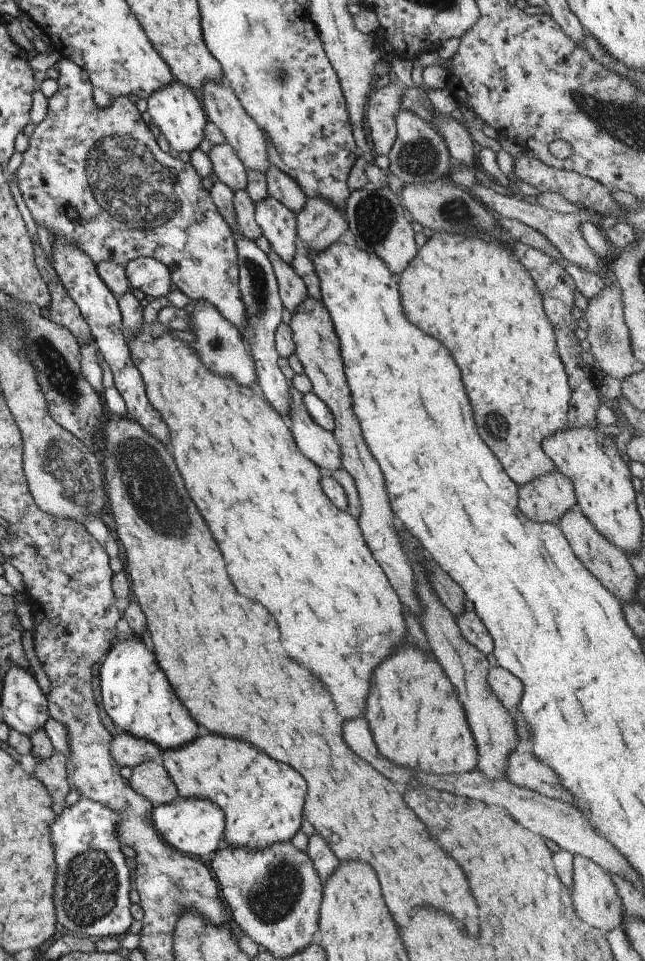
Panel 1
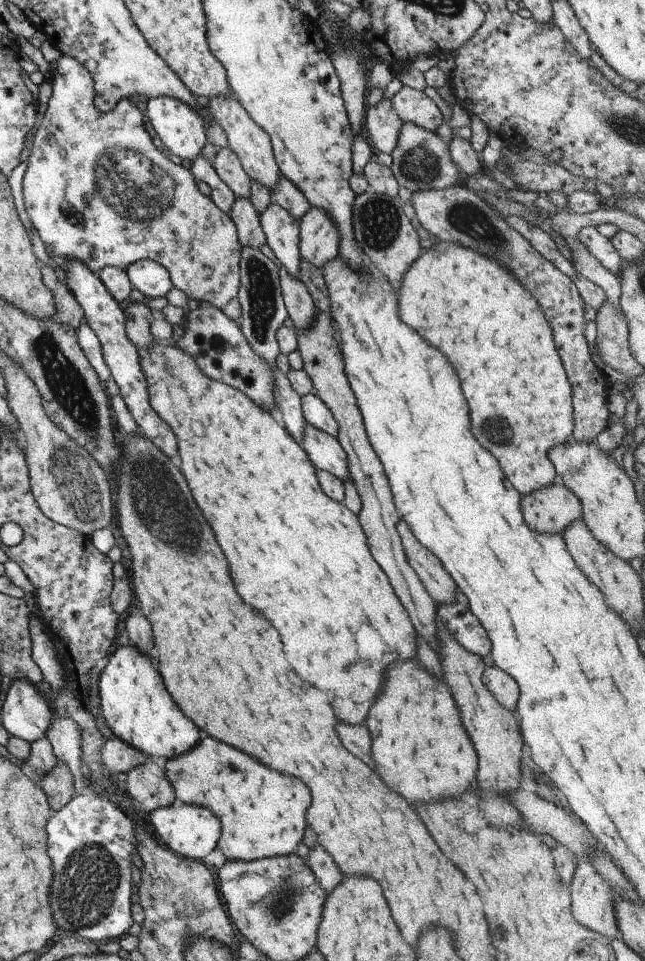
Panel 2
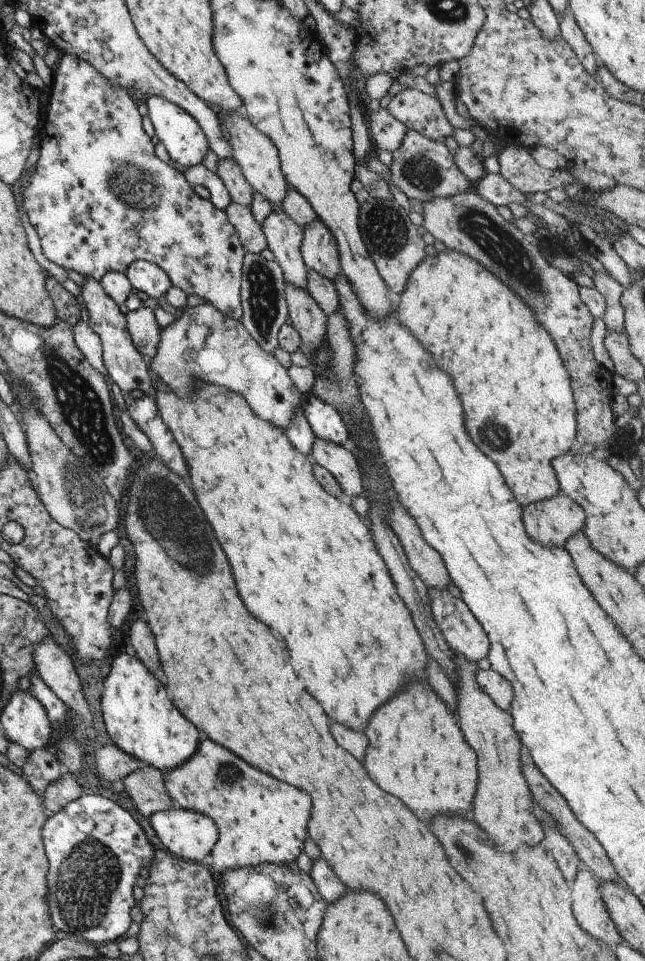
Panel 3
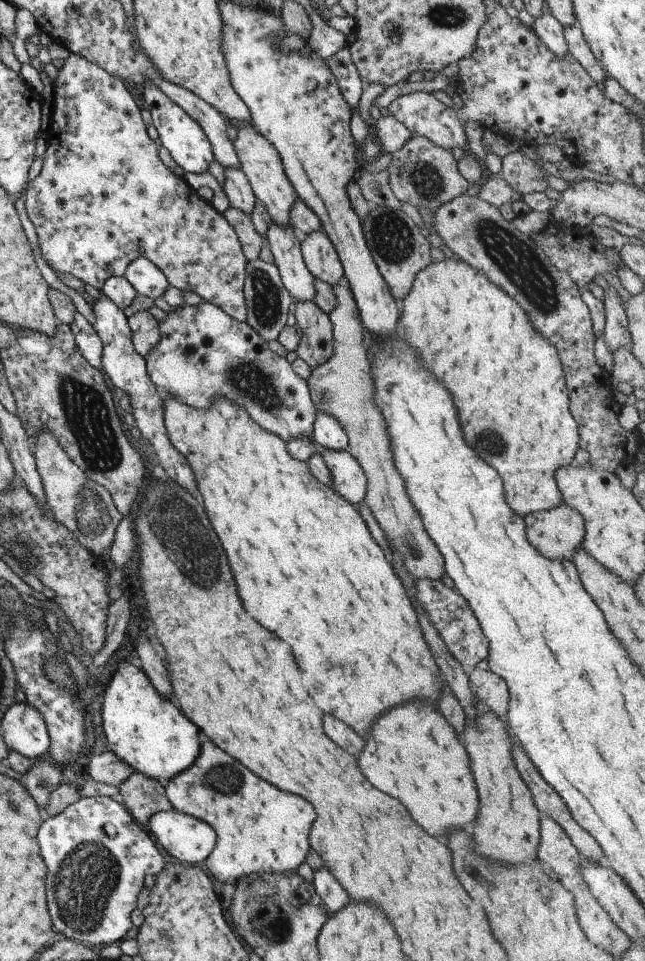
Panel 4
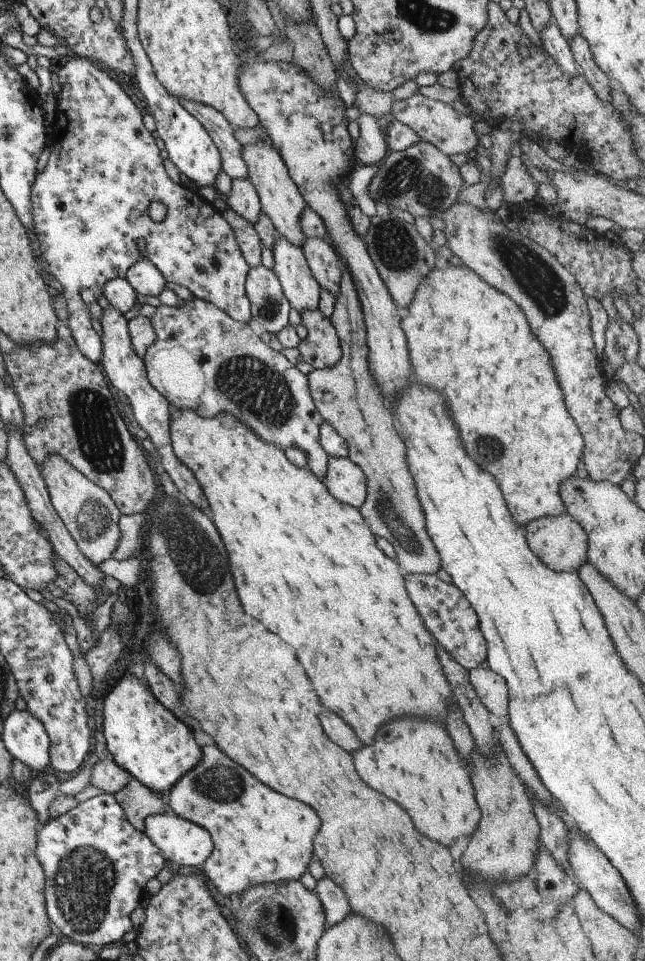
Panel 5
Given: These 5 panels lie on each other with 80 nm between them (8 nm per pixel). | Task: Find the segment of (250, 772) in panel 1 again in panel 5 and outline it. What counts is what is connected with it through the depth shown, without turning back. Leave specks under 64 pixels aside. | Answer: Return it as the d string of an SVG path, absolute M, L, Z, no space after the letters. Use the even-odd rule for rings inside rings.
M207 744L200 751L199 762L168 790L167 804L178 817L202 826L210 834L212 851L201 866L204 879L209 879L223 896L237 894L242 900L245 900L242 892L251 885L298 879L311 858L311 836L319 826L317 814L303 802L285 798L257 782L241 766L221 754L214 744Z

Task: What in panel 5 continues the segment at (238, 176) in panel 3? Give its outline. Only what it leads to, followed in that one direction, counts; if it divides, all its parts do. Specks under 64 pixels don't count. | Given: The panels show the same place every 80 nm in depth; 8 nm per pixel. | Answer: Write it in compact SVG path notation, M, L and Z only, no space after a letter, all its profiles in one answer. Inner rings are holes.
M247 178L231 180L230 191L223 196L228 208L253 224L261 213L257 193Z

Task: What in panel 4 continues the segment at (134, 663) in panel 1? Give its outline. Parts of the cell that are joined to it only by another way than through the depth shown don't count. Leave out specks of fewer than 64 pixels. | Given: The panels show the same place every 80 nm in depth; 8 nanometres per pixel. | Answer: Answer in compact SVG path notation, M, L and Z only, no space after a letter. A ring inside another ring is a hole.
M128 661L116 664L116 670L104 688L101 706L102 729L105 735L106 748L116 754L134 771L139 771L160 783L169 780L174 774L185 770L198 755L200 743L197 739L198 728L183 714L173 700L160 695L145 676L144 671Z

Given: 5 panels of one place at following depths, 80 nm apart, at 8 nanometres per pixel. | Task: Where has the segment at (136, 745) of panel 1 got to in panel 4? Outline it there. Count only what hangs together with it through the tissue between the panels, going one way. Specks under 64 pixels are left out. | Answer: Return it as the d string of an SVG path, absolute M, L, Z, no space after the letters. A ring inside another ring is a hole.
M107 748L90 755L82 766L84 777L113 786L119 786L134 771Z

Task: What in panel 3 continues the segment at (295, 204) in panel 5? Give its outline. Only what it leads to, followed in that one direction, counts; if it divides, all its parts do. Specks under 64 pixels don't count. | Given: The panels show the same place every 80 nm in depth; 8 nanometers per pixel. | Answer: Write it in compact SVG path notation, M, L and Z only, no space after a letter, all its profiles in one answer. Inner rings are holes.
M217 110L219 122L227 128L229 132L228 145L230 146L231 157L239 165L240 171L243 173L245 180L256 190L266 201L270 202L273 209L278 209L281 199L289 187L285 177L280 169L280 162L275 145L270 138L257 130L251 121L242 111L225 111Z

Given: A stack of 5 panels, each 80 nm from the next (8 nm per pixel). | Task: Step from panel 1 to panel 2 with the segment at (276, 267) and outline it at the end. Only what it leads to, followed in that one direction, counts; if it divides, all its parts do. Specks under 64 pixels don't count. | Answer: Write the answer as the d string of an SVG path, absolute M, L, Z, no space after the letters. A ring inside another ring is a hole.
M279 265L279 285L282 300L288 318L293 322L295 330L303 330L311 326L312 318L317 312L311 296L298 278L291 278Z

